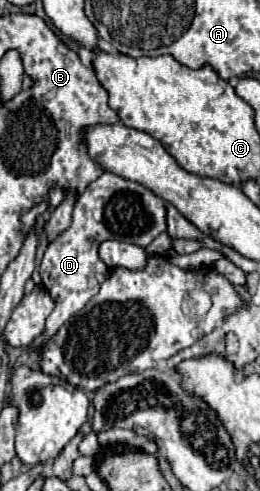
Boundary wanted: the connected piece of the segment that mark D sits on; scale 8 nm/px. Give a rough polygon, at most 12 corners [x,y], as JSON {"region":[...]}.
{"region":[[105,171],[41,261],[41,345],[97,295],[103,241],[147,247],[165,201]]}

